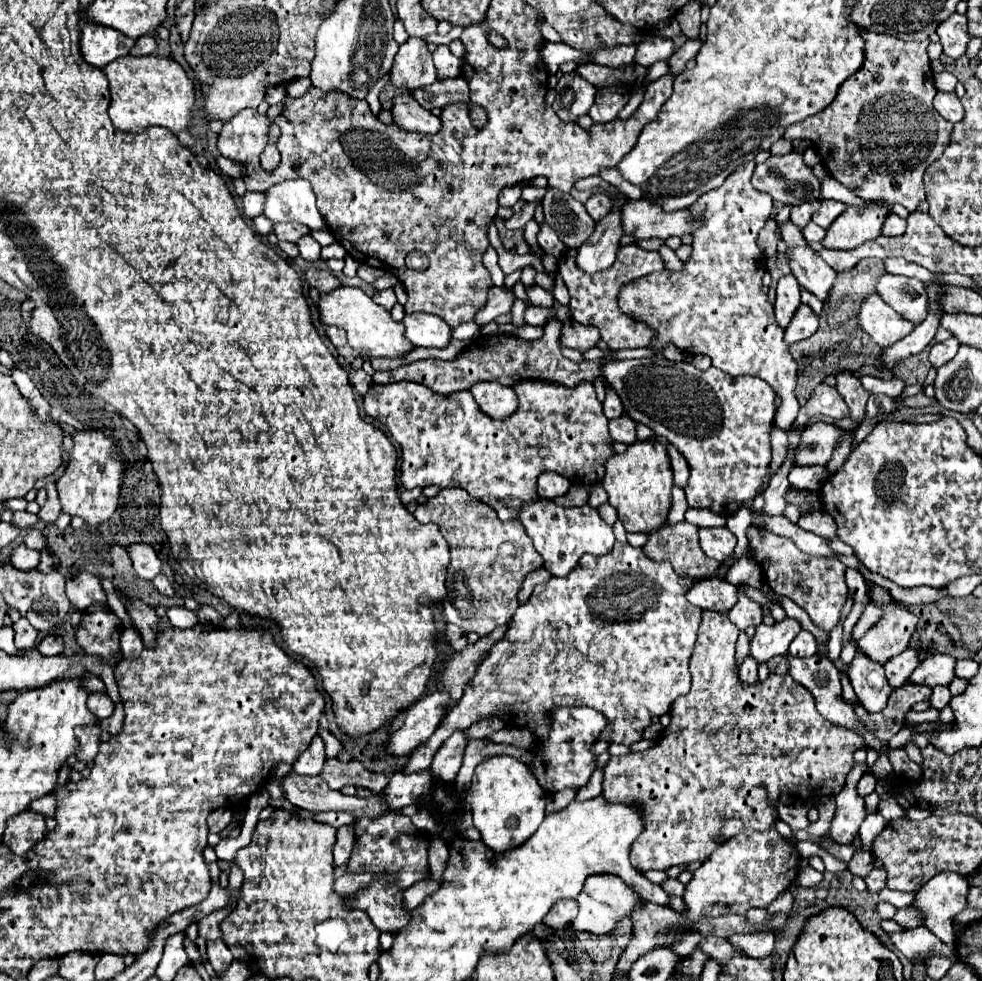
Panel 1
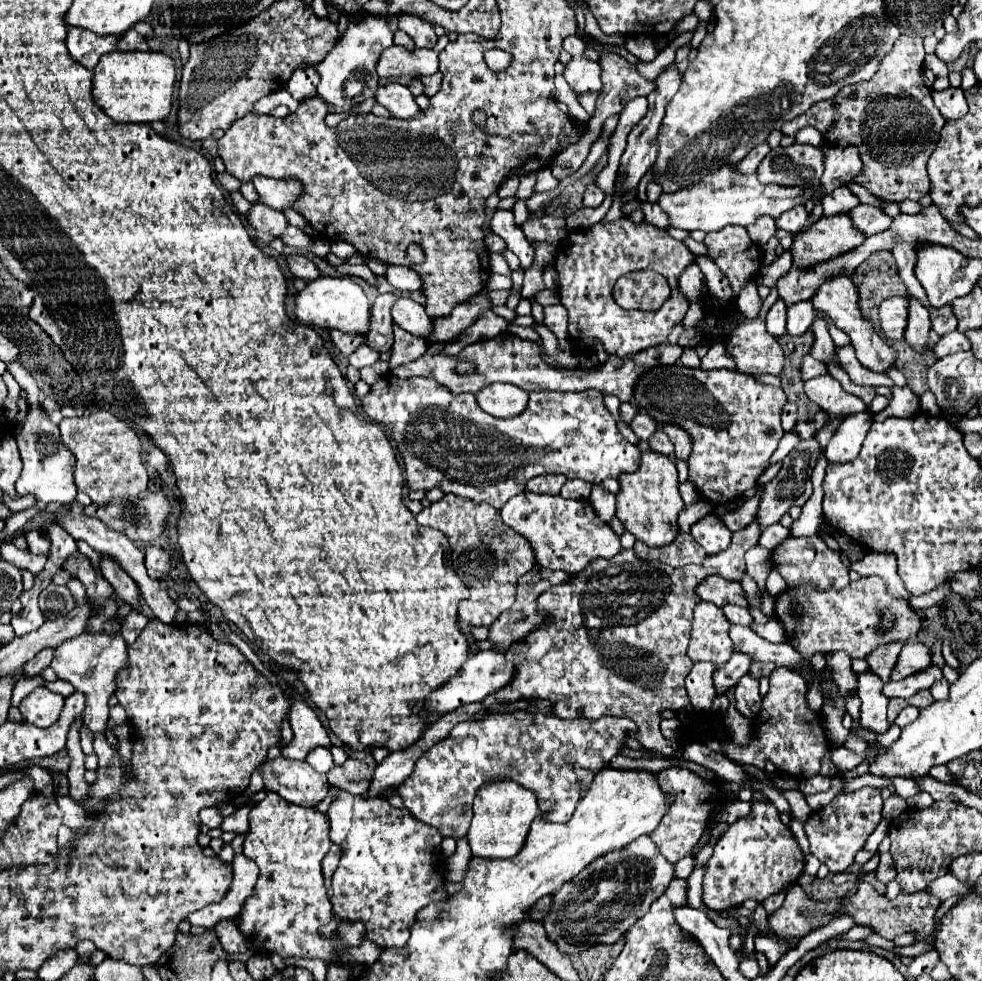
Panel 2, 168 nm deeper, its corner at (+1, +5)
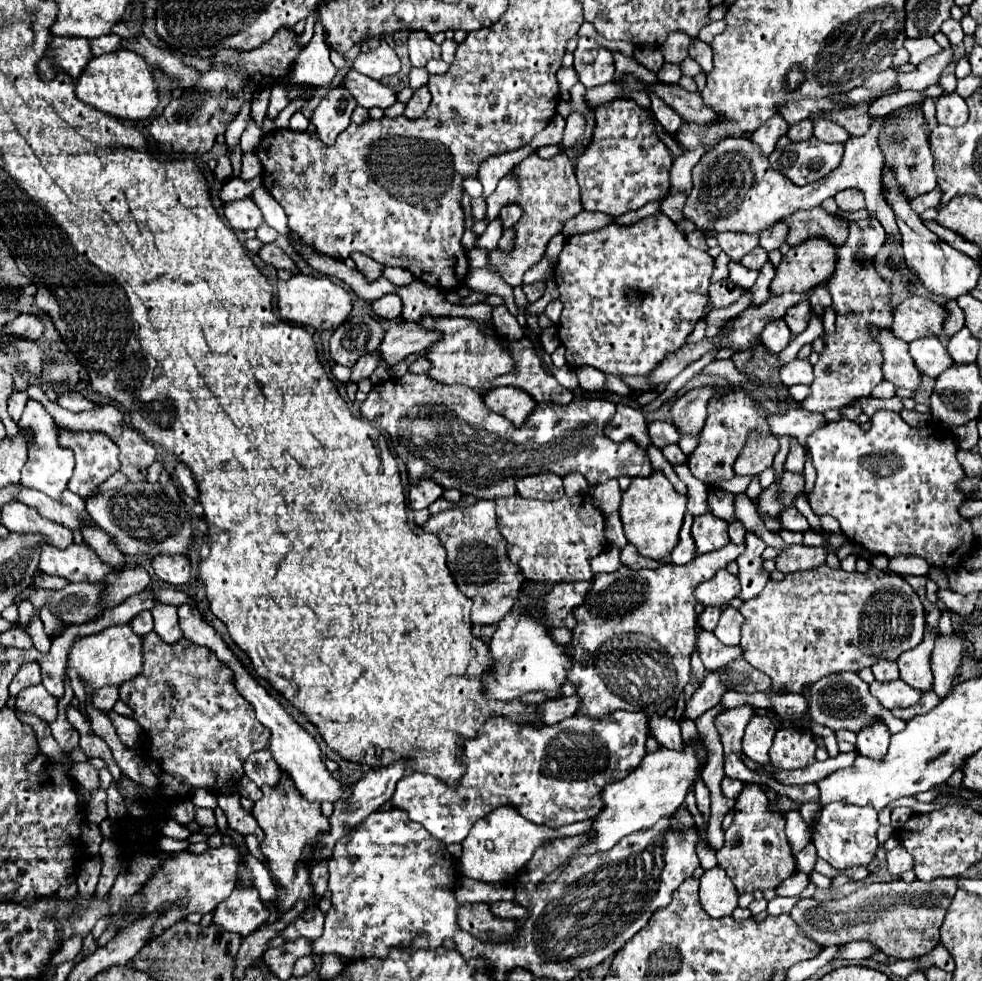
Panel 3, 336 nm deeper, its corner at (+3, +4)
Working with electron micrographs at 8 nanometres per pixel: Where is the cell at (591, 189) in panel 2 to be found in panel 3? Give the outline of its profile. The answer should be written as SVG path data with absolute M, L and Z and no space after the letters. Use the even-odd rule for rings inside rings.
M612 100L594 112L596 130L592 144L578 158L576 168L584 210L620 216L628 210L642 208L650 200L664 198L670 186L668 174L672 156L658 138L650 112L642 110L634 100Z

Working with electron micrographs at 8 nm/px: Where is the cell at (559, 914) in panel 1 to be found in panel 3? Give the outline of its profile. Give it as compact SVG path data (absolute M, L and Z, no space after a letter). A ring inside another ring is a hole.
M494 902L490 904L490 910L496 914L496 916L502 916L502 918L524 918L526 916L526 908L516 904L516 902Z

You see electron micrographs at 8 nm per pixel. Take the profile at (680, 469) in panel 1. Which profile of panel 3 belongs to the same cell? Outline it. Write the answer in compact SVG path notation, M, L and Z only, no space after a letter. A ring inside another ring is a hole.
M712 386L694 388L670 406L672 424L680 430L680 434L690 434L690 436L700 434L706 418L708 394L712 394Z

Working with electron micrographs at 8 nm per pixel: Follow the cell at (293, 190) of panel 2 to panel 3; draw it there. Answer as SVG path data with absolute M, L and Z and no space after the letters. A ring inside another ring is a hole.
M246 152L242 158L242 178L254 178L260 176L260 162L254 152Z

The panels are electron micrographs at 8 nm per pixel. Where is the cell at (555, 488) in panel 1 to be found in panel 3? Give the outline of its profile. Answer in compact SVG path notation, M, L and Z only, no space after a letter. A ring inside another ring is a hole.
M542 472L542 474L522 478L516 486L518 486L518 494L524 498L556 500L564 494L562 478L558 474L552 474L552 472Z

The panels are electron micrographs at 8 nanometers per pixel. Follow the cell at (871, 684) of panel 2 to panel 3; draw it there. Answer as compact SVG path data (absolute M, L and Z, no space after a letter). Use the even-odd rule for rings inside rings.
M872 718L868 726L864 726L858 732L858 752L862 756L872 756L872 758L882 758L888 750L890 742L890 732L888 726L884 726L882 718Z

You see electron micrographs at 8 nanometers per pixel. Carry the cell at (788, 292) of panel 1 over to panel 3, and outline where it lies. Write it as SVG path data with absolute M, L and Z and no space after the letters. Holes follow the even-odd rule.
M782 318L768 322L768 326L762 330L762 344L768 346L776 354L782 352L790 340L792 340L792 332Z

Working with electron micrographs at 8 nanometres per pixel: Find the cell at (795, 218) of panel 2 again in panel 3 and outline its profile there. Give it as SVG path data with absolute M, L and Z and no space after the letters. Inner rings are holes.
M780 220L776 222L776 226L770 226L764 232L760 232L760 246L768 252L774 248L780 248L786 242L786 234L788 234L788 224Z

